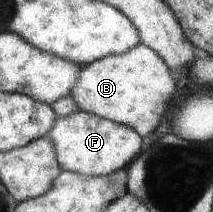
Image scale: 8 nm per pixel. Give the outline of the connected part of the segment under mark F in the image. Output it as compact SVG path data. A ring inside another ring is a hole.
M75 111L67 116L58 116L53 128L47 133L56 148L56 158L62 171L81 173L88 177L110 175L124 169L140 152L142 138L128 125L117 124L85 111Z

